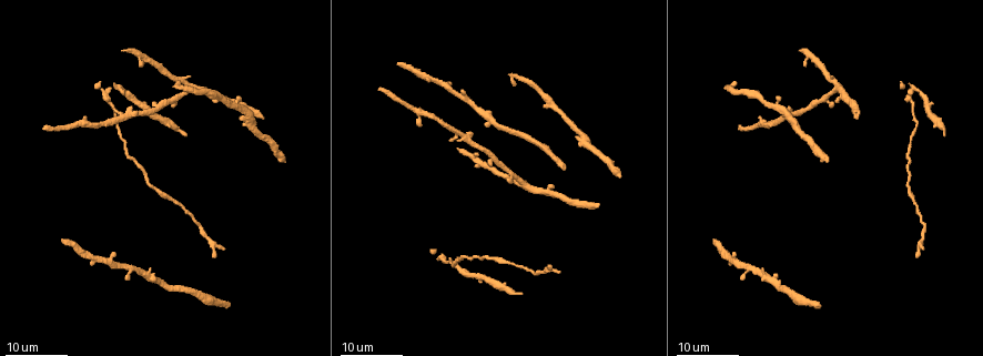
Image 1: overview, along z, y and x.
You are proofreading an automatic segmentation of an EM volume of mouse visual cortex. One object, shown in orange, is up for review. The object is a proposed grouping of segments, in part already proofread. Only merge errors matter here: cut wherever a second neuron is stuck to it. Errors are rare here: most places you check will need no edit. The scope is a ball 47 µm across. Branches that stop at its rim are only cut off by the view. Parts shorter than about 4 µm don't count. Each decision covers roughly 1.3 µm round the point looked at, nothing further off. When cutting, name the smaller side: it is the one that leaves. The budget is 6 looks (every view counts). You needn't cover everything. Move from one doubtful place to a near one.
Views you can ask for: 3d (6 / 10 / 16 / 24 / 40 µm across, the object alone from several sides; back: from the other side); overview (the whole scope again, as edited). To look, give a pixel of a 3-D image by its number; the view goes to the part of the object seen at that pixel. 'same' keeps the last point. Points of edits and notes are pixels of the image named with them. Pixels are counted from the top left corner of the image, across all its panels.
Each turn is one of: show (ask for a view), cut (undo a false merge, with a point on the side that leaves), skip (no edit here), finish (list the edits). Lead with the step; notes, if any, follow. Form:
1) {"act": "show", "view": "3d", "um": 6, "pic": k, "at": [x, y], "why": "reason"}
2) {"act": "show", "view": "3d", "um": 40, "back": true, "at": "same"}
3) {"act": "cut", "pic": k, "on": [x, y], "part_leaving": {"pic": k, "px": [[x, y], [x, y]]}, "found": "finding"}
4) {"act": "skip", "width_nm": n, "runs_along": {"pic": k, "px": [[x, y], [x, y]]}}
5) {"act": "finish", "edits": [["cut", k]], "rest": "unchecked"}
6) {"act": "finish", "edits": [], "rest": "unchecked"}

{"act": "show", "view": "3d", "um": 24, "pic": 1, "at": [153, 187], "why": "sudden change in width"}

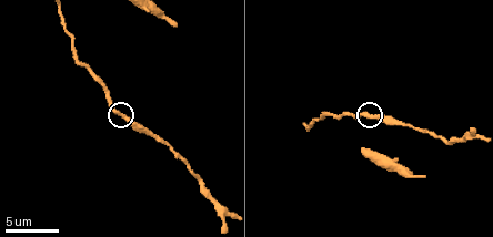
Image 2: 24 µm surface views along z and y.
{"act": "show", "view": "3d", "um": 10, "pic": 2, "at": [123, 115]}

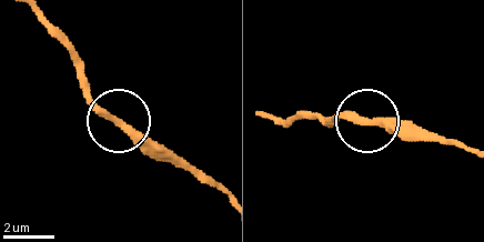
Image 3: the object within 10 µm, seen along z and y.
{"act": "skip", "runs_along": {"pic": 3, "px": [[276, 119], [414, 123]]}, "found": "continuous, no second neuron"}

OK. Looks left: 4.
{"act": "show", "view": "3d", "um": 24, "pic": 1, "at": [826, 99], "why": "a fork"}

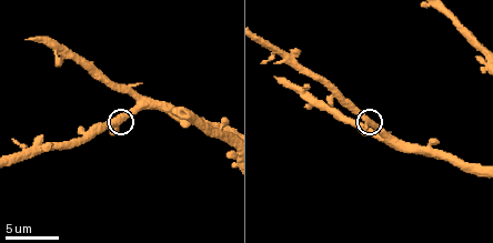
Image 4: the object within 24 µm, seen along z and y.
{"act": "show", "view": "3d", "um": 10, "pic": 4, "at": [118, 125]}

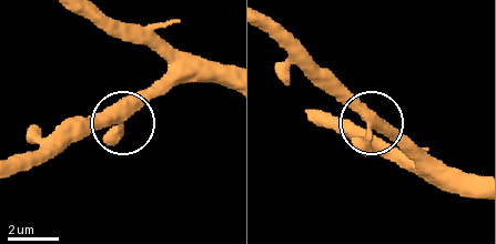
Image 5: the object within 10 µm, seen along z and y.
{"act": "skip", "arms": 3, "found": "all the same neuron"}

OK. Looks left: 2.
{"act": "show", "view": "3d", "um": 10, "pic": 4, "at": [265, 43]}

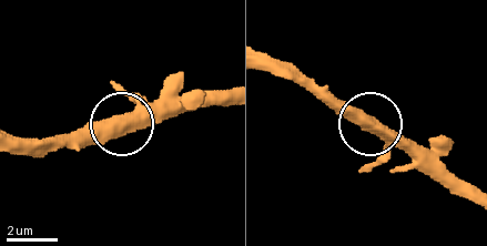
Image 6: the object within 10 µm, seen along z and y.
{"act": "show", "view": "3d", "um": 6, "pic": 6, "at": [367, 127], "why": "zoom in"}

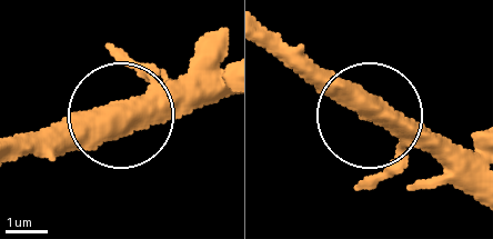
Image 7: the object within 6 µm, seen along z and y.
{"act": "skip", "side_arm_um": 71, "runs_along": {"pic": 7, "px": [[385, 105], [356, 112], [297, 56]]}, "found": "one neuron here"}

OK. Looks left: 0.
{"act": "finish", "edits": [], "rest": "unchecked"}

